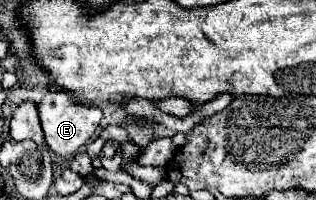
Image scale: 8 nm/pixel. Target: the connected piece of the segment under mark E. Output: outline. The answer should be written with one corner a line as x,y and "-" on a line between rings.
49,91
41,103
37,105
39,111
39,119
41,119
41,127
45,133
45,141
49,145
51,151
55,151
61,157
69,157
75,155
83,145
87,145
87,141
91,139
91,135
95,133
99,121
101,121
101,109
97,105
85,105
85,103
73,103
71,95
67,95
65,91

